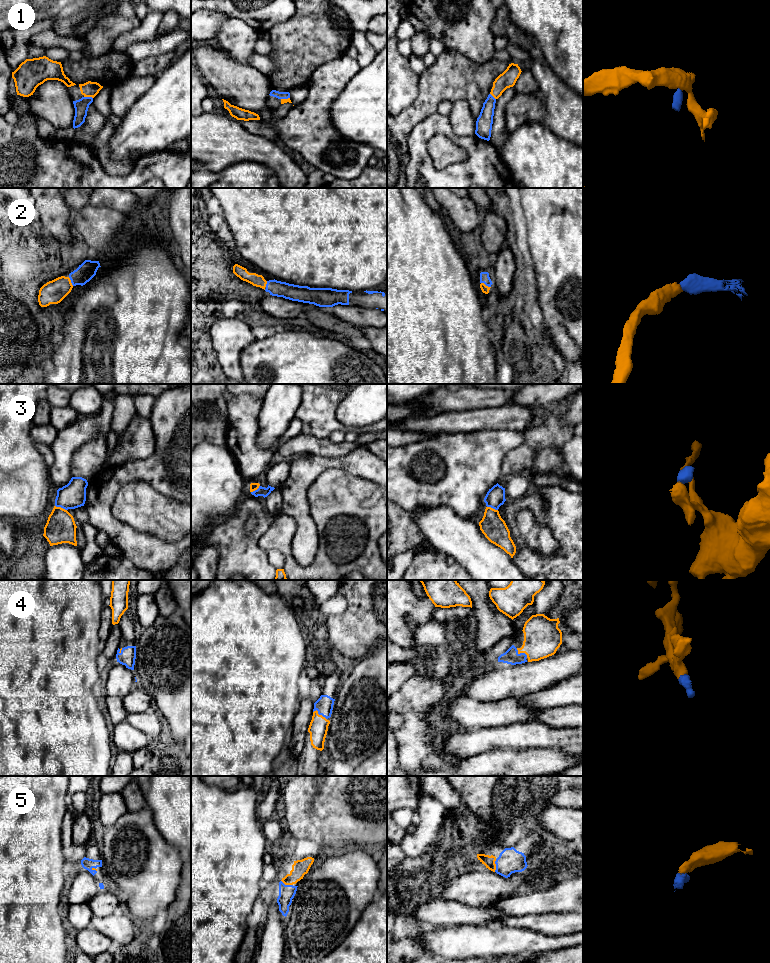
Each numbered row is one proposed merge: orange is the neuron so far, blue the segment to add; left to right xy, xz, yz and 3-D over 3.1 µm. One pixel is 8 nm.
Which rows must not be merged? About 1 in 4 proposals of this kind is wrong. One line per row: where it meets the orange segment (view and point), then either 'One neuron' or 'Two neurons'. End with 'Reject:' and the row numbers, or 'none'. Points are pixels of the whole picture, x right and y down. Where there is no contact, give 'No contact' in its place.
1: Touches orange at xy (88, 96). One neuron
2: Touches orange at yz (485, 285). One neuron
3: Touches orange at xy (61, 508). One neuron
4: Touches orange at yz (521, 652). One neuron
5: Touches orange at yz (495, 865). One neuron
Reject: none

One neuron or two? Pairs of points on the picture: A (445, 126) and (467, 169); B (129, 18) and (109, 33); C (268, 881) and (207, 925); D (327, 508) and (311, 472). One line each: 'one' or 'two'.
A: one
B: one
C: two
D: two

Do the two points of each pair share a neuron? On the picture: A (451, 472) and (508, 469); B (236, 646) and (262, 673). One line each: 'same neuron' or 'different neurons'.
A: different neurons
B: same neuron

